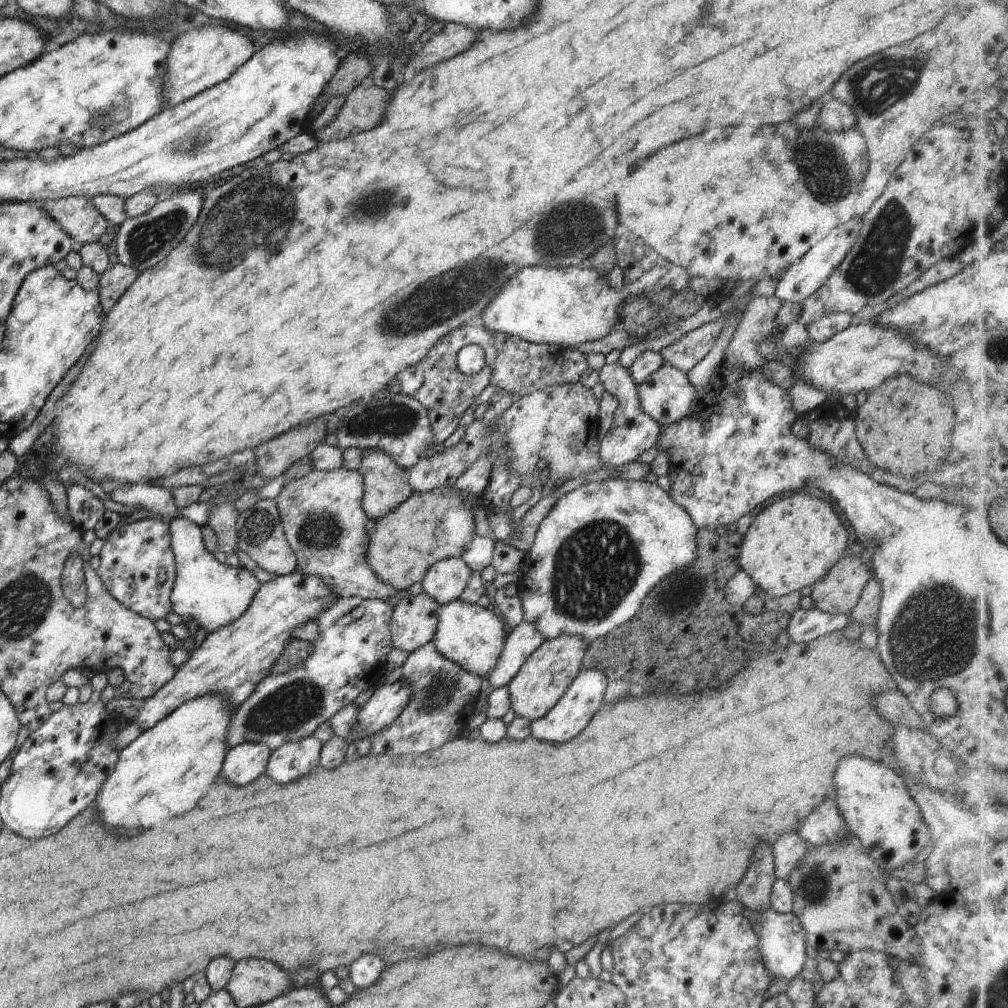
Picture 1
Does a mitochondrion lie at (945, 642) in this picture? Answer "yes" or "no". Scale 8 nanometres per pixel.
yes

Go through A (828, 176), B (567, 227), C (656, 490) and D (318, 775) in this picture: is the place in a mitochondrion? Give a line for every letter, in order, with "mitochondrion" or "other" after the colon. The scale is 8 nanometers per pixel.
A: mitochondrion
B: mitochondrion
C: other
D: other

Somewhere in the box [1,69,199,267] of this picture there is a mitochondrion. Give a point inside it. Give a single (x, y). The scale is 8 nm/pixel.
(147, 239)

